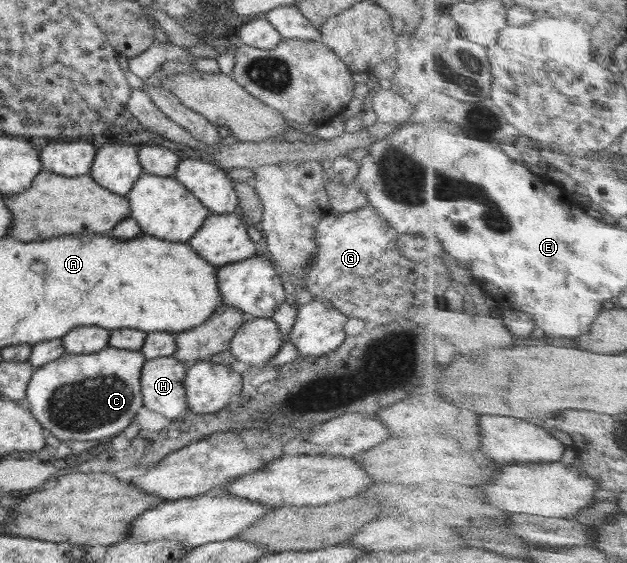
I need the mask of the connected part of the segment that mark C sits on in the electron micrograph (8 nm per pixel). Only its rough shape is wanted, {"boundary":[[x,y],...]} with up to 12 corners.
{"boundary":[[113,346],[33,369],[35,420],[58,440],[121,435],[146,358]]}

